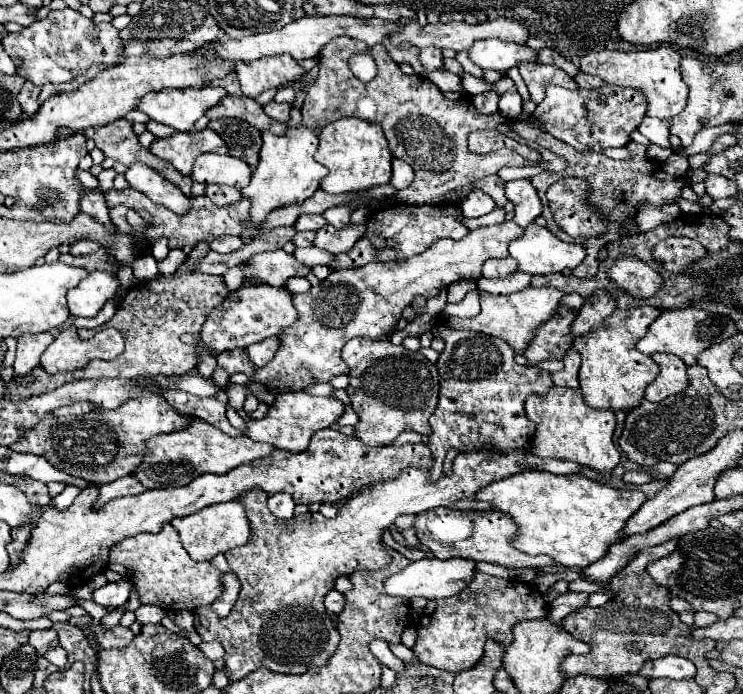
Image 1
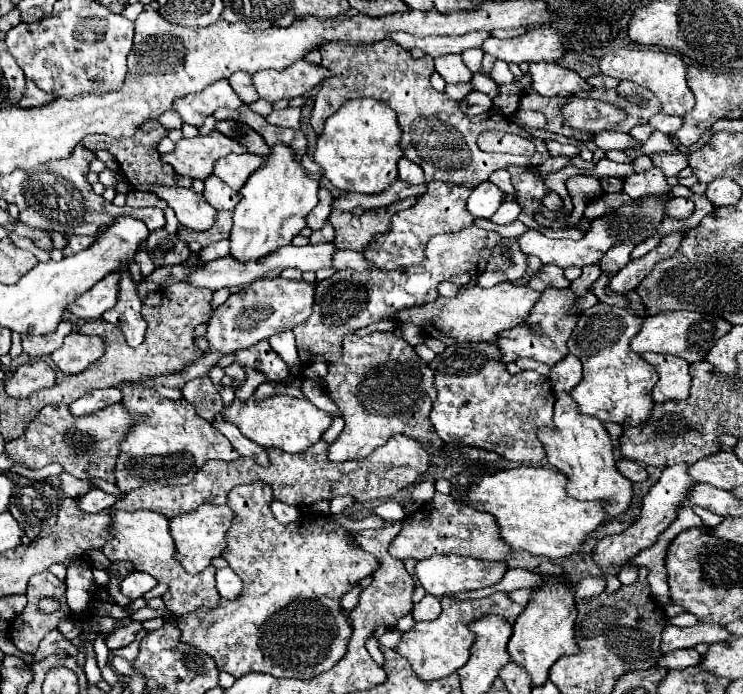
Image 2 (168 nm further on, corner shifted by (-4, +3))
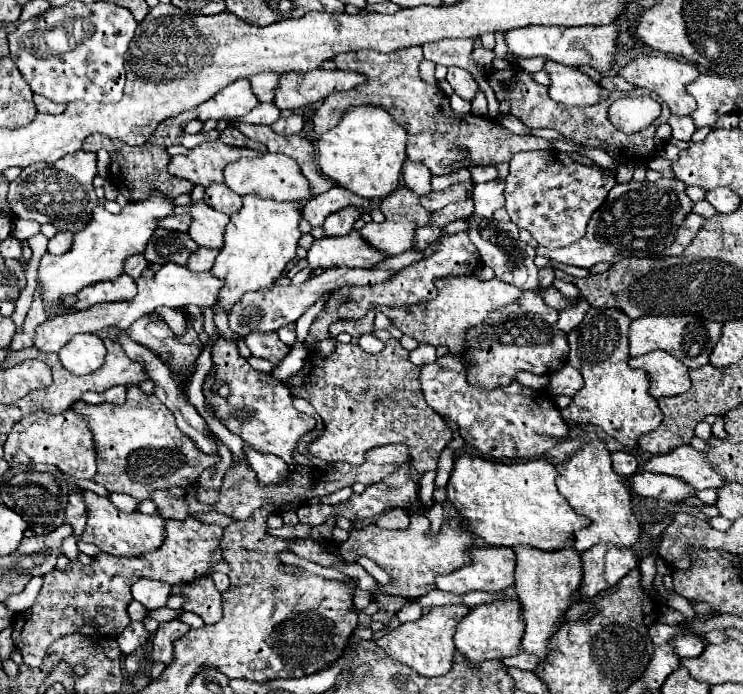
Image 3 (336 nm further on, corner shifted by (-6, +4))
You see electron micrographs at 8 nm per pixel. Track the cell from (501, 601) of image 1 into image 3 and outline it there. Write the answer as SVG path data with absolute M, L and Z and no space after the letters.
M465 604L431 608L431 612L425 614L421 620L407 622L407 624L401 624L399 628L395 628L395 630L389 630L387 636L377 640L377 646L381 646L391 658L395 658L395 660L407 664L409 668L413 668L419 676L427 676L427 678L443 676L453 666L455 626L469 612L471 612L471 608L465 606Z

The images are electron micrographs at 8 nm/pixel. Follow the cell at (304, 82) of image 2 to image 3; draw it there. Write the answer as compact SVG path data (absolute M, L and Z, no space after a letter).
M307 70L307 72L289 72L279 76L279 88L275 90L273 104L279 110L295 110L299 106L313 104L323 100L335 90L351 90L363 84L365 78L359 72L345 70Z

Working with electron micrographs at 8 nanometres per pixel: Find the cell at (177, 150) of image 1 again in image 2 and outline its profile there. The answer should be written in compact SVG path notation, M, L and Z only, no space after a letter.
M213 131L209 135L197 135L193 139L183 137L177 143L175 151L161 155L161 161L171 165L179 175L205 181L209 175L213 175L215 161L229 153L247 153L247 149L237 141L231 141L229 137Z

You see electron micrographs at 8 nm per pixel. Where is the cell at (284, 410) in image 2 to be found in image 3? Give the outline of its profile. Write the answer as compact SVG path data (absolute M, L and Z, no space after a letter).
M219 338L213 346L213 364L215 364L215 376L221 378L229 386L229 396L221 398L215 392L207 392L207 400L211 402L215 416L233 432L239 434L245 442L249 442L255 450L265 454L275 454L285 460L285 464L293 464L293 452L301 436L311 432L315 428L315 418L301 416L293 408L291 392L285 384L277 382L273 376L257 372L249 366L249 362L239 356L235 342L227 342Z

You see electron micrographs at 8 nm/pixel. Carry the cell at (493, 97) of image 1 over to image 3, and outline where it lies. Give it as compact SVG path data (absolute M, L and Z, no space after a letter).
M451 94L451 108L457 112L457 114L469 114L471 112L471 102L469 100L463 100L461 96L455 96Z

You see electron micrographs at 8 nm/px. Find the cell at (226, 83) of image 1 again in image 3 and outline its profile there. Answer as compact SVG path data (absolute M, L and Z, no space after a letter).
M261 72L255 76L249 76L251 82L251 90L255 90L255 96L261 102L273 102L275 96L275 88L279 82L279 74L277 72Z

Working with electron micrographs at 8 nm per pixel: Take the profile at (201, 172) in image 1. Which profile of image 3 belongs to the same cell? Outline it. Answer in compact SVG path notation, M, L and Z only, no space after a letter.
M263 154L255 158L241 158L237 162L231 162L223 174L225 184L239 196L257 194L273 200L305 200L311 196L307 178L301 174L297 162L285 154Z

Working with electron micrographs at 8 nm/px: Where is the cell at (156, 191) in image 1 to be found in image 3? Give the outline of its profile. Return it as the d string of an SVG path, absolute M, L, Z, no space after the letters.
M197 200L187 206L187 214L191 214L189 236L207 248L221 248L223 246L223 232L229 222L227 214L217 212L215 208L207 206L207 202Z

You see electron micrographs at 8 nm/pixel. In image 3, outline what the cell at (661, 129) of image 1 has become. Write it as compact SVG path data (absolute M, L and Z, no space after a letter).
M669 116L667 124L673 130L673 138L677 140L691 140L693 132L695 132L695 124L691 116Z

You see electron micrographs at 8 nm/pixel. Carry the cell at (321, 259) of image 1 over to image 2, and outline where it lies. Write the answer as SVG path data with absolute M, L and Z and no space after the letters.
M337 251L333 255L333 267L335 269L355 269L355 271L375 269L375 265L369 263L363 257L363 253L355 253L355 251Z

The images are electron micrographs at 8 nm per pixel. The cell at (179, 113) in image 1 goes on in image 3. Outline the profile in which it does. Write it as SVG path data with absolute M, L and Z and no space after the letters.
M237 80L235 84L229 84L223 88L223 92L215 94L211 100L201 104L197 108L199 116L197 120L207 122L207 120L221 120L221 118L241 118L247 112L251 112L259 100L251 92L251 86L247 80Z

